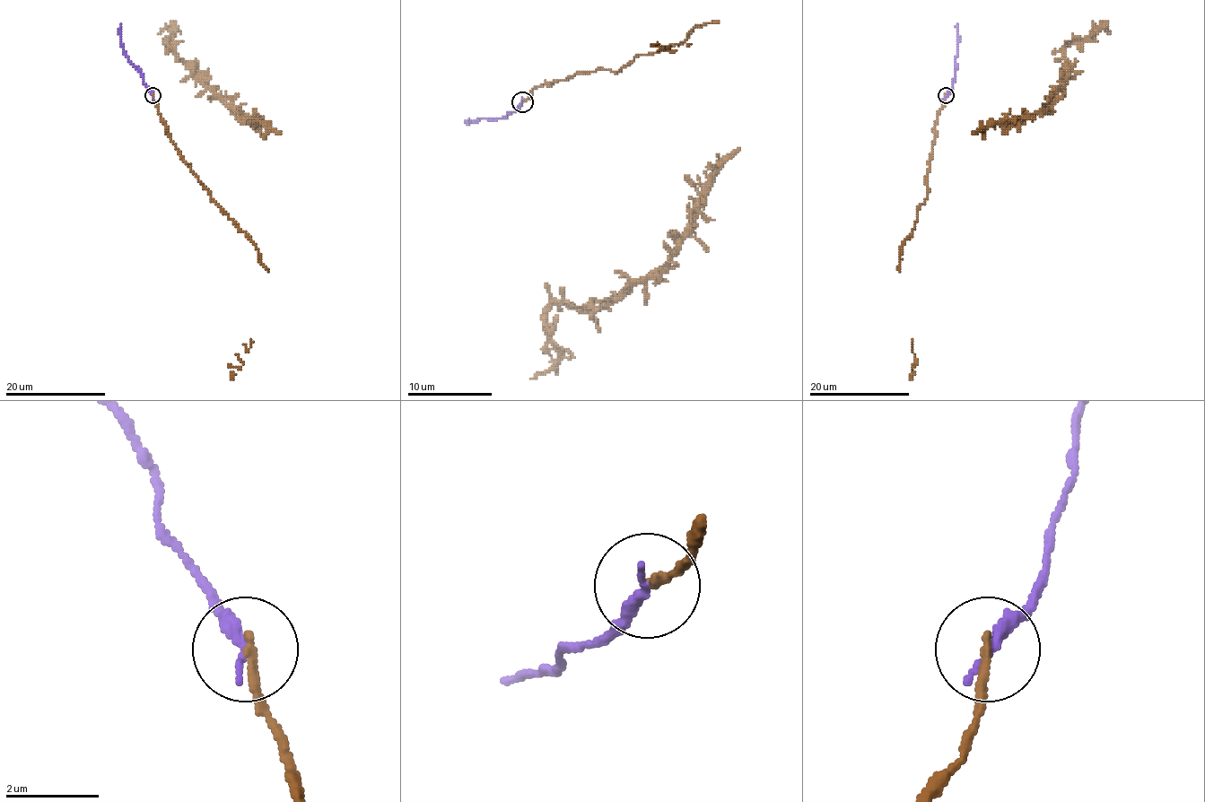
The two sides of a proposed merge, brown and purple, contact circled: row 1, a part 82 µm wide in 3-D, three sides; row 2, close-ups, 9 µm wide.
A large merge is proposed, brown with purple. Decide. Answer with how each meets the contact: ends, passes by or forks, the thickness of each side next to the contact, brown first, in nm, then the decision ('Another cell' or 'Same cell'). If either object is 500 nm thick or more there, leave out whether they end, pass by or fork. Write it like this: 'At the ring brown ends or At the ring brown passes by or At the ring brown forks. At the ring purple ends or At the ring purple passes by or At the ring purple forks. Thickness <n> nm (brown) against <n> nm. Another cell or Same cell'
At the ring brown ends. At the ring purple ends. Thickness 190 nm (brown) against 280 nm. Same cell

